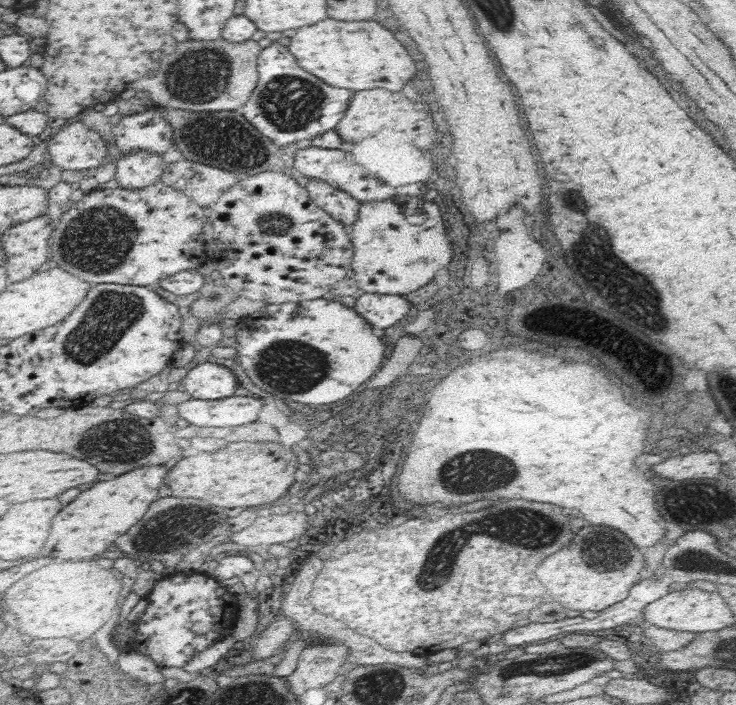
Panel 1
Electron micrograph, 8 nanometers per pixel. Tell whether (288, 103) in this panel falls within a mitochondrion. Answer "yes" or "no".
yes

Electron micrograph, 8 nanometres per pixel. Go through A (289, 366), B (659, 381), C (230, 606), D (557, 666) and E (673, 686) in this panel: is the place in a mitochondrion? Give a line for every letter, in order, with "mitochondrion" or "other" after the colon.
A: mitochondrion
B: other
C: other
D: mitochondrion
E: other

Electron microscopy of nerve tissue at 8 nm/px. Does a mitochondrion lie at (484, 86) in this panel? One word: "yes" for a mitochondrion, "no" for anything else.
no

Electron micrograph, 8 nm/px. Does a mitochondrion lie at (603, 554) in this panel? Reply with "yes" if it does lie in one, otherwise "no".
yes

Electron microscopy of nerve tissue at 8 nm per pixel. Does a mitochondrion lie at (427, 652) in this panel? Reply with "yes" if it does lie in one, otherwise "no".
no

